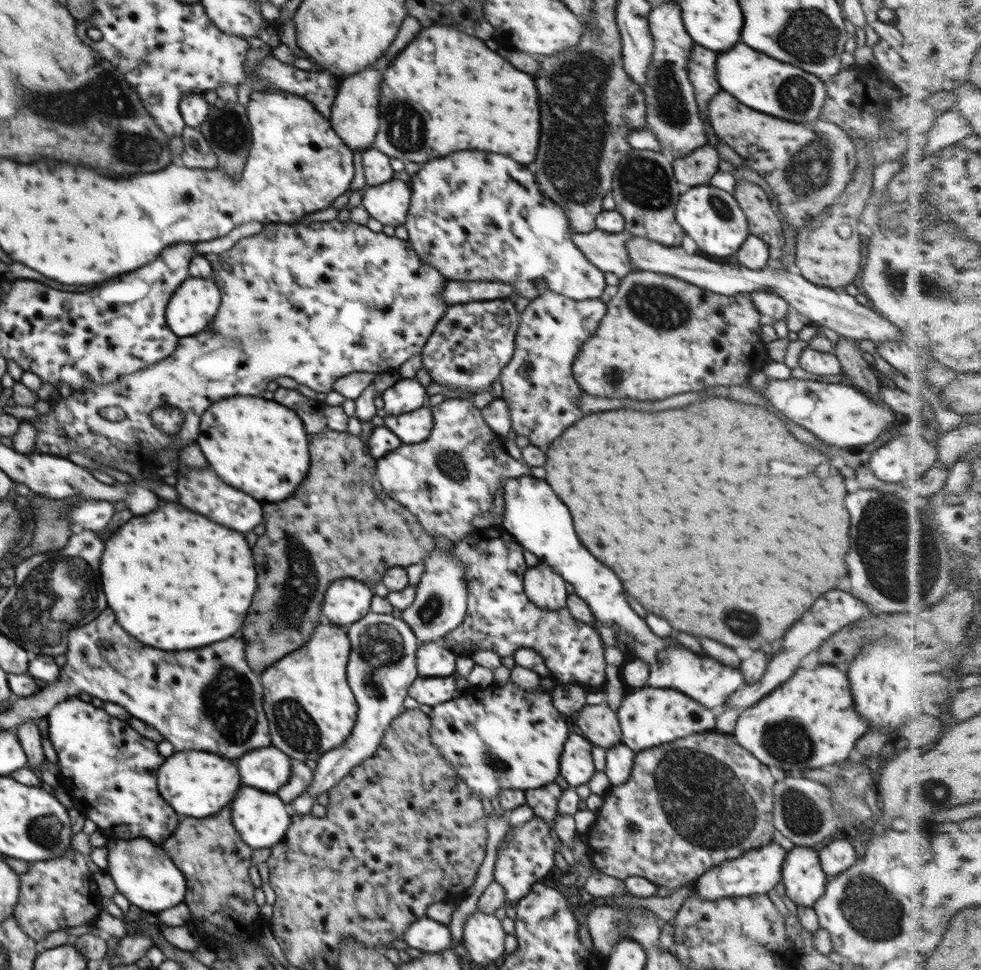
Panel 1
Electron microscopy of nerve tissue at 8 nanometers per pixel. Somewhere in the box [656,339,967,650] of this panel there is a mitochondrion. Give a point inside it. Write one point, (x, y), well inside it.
(889, 545)

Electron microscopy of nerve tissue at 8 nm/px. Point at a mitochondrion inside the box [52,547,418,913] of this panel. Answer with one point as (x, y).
(226, 697)

